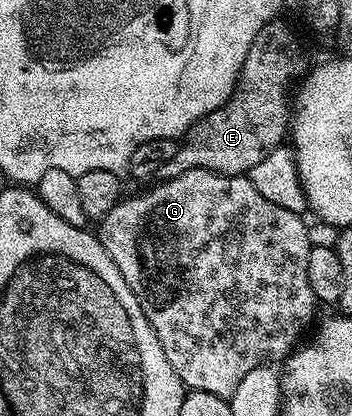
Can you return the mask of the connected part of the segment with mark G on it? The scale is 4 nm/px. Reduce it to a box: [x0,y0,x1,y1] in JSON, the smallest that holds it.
[100,169,315,398]

